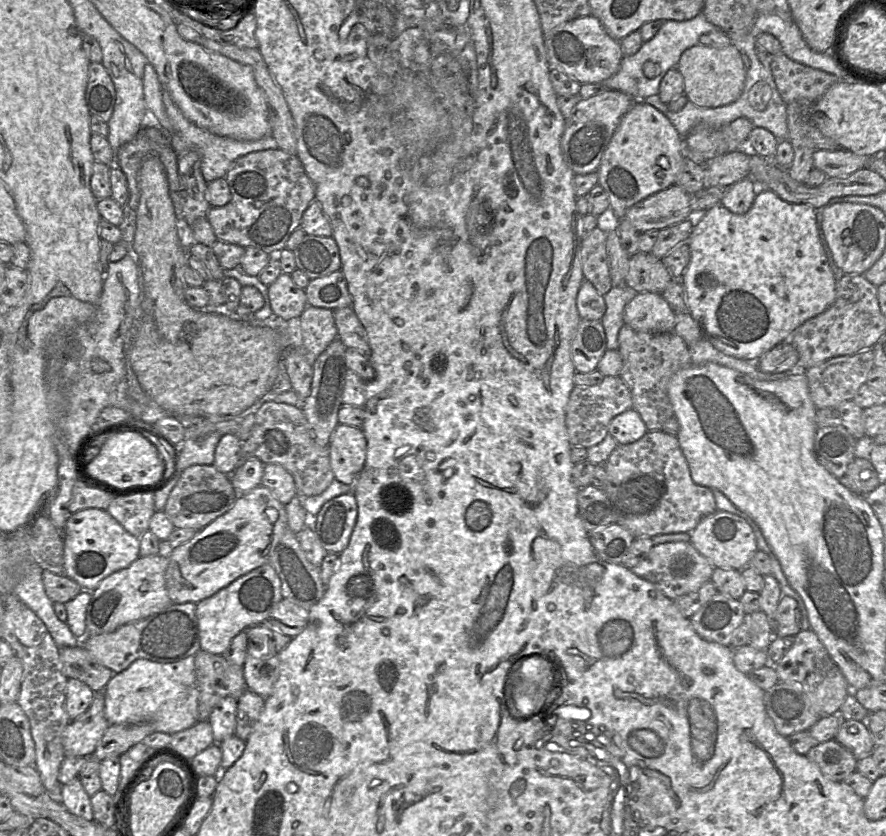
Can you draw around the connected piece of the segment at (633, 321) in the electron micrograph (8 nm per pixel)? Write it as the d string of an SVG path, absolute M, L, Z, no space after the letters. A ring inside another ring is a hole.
M640 292L626 305L624 323L641 332L672 332L676 313L661 294Z

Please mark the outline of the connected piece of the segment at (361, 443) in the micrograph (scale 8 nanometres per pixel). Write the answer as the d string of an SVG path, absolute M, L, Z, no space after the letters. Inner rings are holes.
M339 423L330 440L329 456L335 478L353 486L366 462L367 439L363 430Z

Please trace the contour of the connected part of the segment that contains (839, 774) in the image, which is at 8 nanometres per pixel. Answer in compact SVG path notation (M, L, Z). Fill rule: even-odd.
M835 739L818 743L805 755L815 762L822 774L837 782L856 771L858 759Z

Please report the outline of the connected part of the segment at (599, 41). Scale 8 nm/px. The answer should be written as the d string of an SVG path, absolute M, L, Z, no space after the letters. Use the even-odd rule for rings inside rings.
M586 15L565 22L544 34L545 47L551 69L560 70L579 83L601 83L620 68L624 54L620 41L612 38L601 21Z

